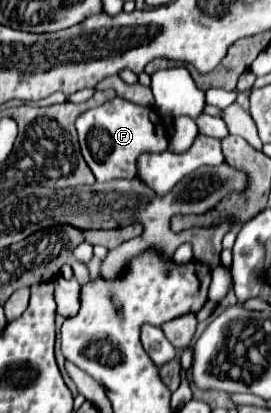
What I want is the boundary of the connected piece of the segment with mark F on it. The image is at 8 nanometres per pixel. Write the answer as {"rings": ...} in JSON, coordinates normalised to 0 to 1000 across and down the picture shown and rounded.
{"rings":[[[424,235],[358,264],[328,264],[284,283],[284,322],[299,346],[299,370],[336,404],[358,438],[402,433],[498,433],[506,429],[506,380],[535,366],[609,366],[624,337],[609,327],[609,303],[557,298],[550,259],[498,254],[469,240]]]}

